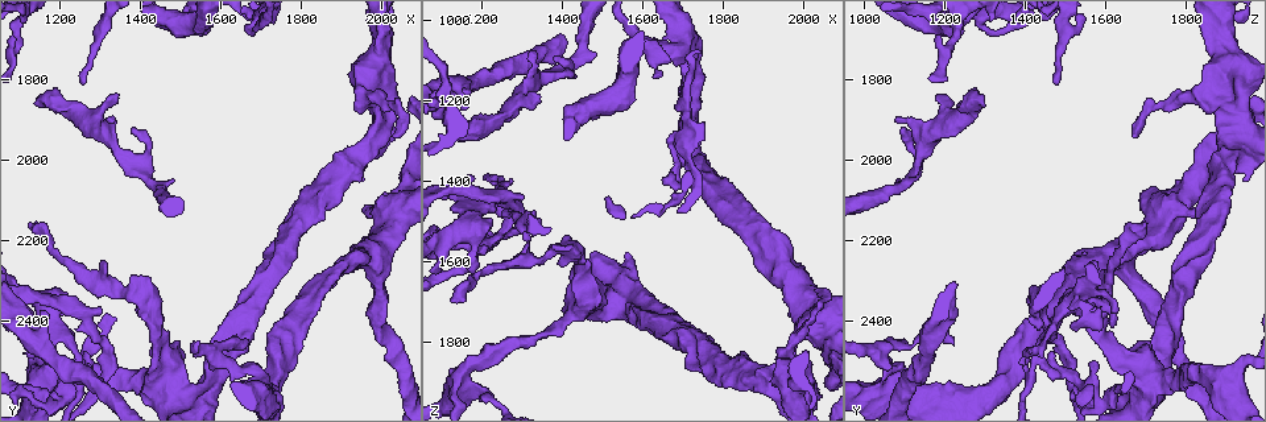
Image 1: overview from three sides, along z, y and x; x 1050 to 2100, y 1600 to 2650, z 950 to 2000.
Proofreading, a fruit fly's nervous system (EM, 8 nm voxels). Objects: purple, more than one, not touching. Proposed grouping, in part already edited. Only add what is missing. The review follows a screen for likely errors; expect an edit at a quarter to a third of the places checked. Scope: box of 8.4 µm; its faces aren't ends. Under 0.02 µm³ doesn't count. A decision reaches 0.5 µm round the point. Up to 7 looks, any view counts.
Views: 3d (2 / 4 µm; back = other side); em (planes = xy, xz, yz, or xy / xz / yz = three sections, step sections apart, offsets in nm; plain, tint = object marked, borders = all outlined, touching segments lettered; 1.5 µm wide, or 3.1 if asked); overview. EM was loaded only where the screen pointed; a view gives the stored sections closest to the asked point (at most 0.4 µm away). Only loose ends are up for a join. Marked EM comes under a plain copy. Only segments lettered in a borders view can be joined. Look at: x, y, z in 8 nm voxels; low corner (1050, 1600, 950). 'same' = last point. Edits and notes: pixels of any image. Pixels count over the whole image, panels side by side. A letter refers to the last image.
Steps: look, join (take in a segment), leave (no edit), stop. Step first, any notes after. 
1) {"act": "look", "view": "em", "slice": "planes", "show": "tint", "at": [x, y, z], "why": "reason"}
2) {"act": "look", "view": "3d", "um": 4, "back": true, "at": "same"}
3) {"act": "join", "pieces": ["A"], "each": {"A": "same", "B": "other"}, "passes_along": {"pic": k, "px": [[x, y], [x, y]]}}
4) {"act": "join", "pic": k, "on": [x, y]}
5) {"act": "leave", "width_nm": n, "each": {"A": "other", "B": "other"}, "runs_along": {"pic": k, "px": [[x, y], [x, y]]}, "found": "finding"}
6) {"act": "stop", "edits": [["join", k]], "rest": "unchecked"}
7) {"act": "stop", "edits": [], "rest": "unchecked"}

{"act": "look", "view": "em", "slice": "xz", "step": 4, "show": "tint", "at": [2040, 1940, 1670], "why": "thin end"}

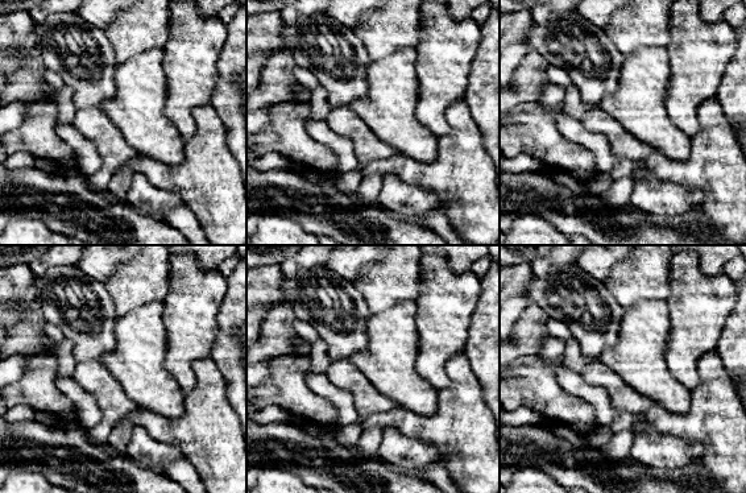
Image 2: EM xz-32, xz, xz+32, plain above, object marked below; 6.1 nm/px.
{"act": "look", "view": "em", "slice": "planes", "show": "tint", "at": "same"}

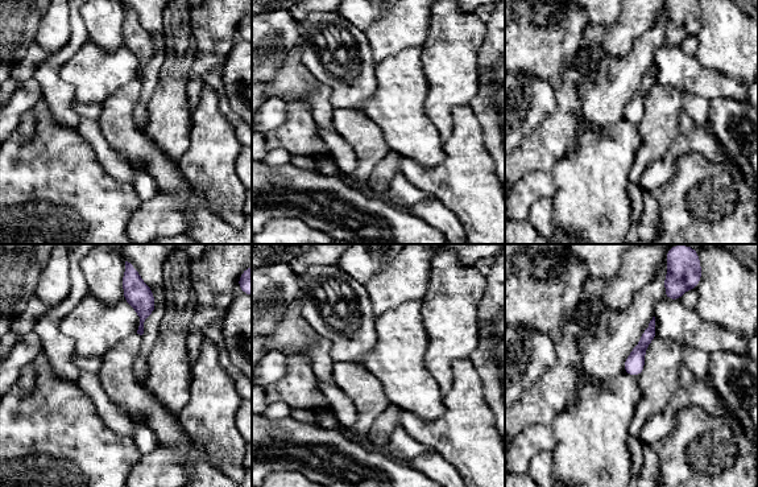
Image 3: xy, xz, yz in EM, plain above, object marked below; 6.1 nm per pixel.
{"act": "look", "view": "em", "slice": "planes", "show": "borders", "at": "same", "why": "see the neighbours"}

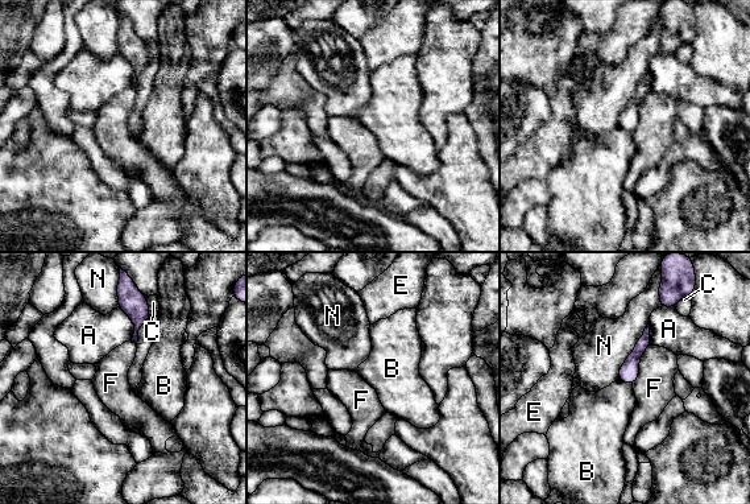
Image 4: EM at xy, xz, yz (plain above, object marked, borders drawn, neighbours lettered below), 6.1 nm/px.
{"act": "leave", "width_nm": 120, "each": {"A": "other", "B": "other", "C": "other", "E": "other", "F": "other", "N": "other"}, "found": "no lettered segment goes on from it"}

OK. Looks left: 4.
{"act": "look", "view": "3d", "um": 2, "back": true, "at": [1630, 2450, 1145], "why": "branch stops here"}

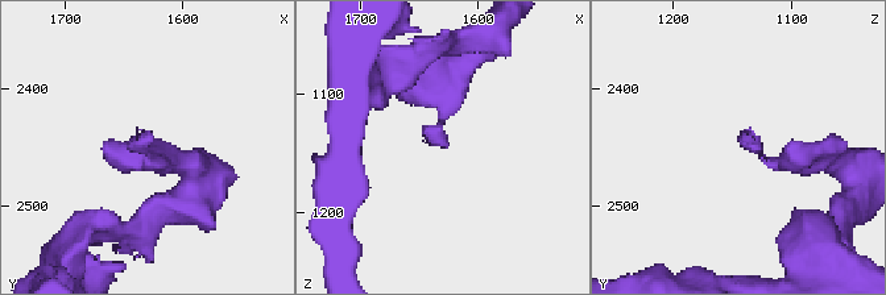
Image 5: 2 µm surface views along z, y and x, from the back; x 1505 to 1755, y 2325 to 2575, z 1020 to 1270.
{"act": "look", "view": "em", "slice": "yz", "step": 8, "show": "tint", "at": [1626, 2442, 1144]}

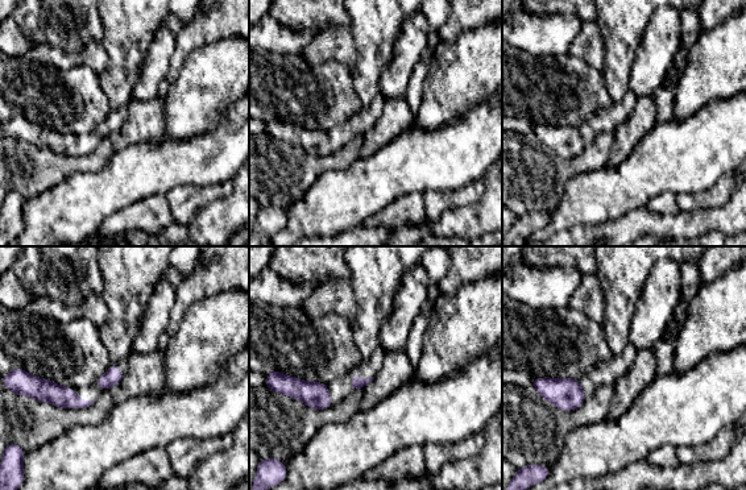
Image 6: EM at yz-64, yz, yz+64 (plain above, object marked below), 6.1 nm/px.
{"act": "look", "view": "em", "slice": "planes", "show": "borders", "at": "same", "why": "cut it another way"}

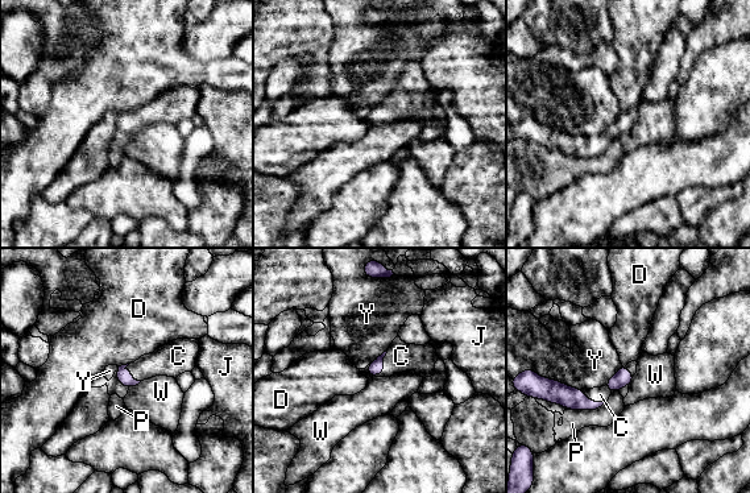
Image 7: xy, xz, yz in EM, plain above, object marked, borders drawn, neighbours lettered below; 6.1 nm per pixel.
{"act": "join", "pieces": ["C"], "each": {"C": "same", "D": "other", "J": "other", "P": "other", "W": "other", "Y": "other"}, "passes_along": {"pic": 7, "px": [[377, 367], [384, 365], [401, 356]]}, "found": "the neuron continues"}

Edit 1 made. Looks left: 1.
{"act": "stop", "edits": [["join", 7]], "rest": "unchecked"}

